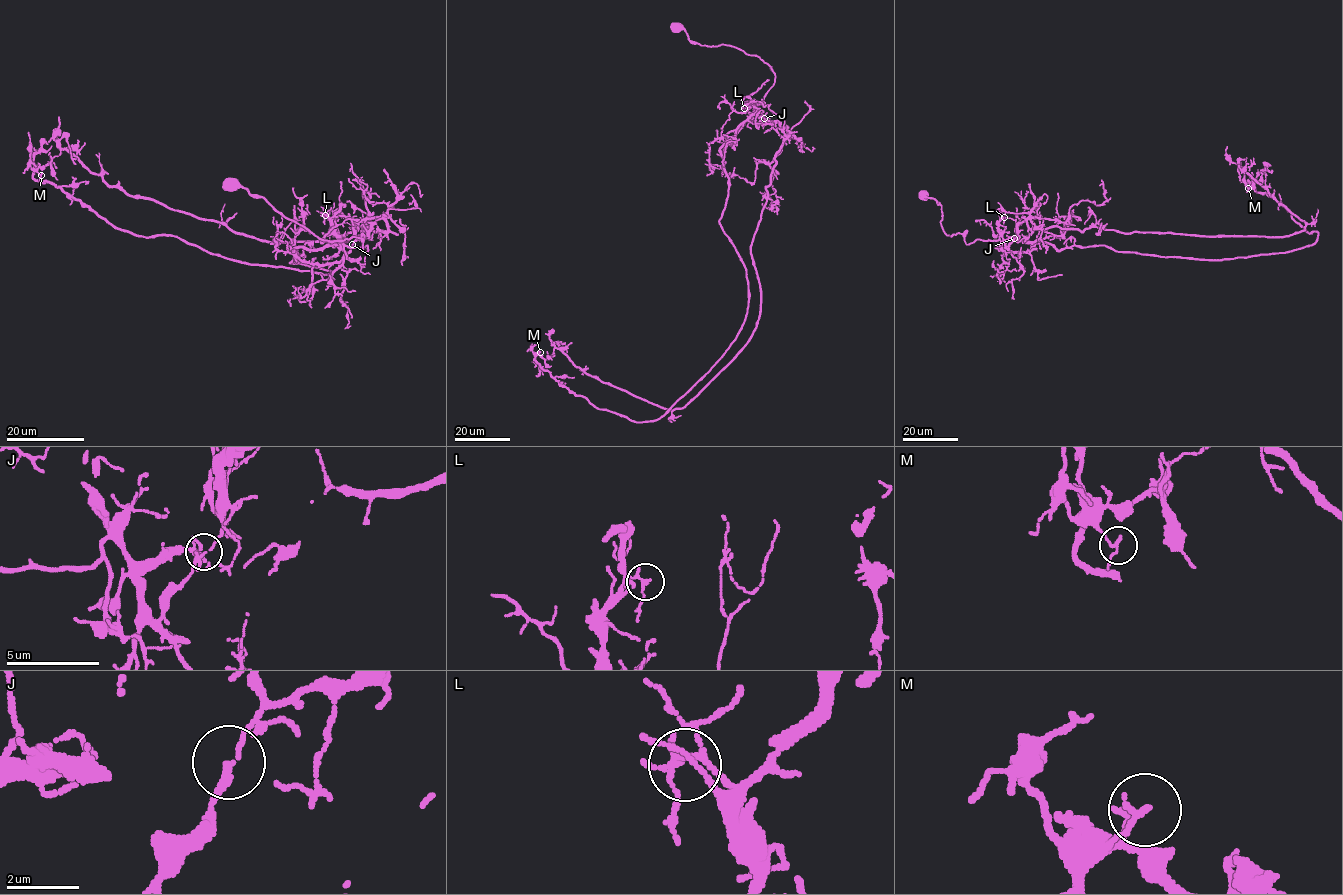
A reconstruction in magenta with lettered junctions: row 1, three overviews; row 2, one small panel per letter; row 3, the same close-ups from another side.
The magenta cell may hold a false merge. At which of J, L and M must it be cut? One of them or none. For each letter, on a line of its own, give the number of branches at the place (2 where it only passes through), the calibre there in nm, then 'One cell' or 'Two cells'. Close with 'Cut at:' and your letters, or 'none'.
J: Branches: 2. Thickness 140 nm. Two cells
L: Branches: 2. Thickness 140 nm. One cell
M: Branches: 2. Thickness 140 nm. One cell
Cut at: J

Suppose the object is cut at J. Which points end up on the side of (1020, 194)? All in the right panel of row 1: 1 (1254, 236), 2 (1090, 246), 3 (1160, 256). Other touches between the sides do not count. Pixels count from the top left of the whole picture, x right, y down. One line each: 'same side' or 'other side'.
1: same side
2: other side
3: other side

